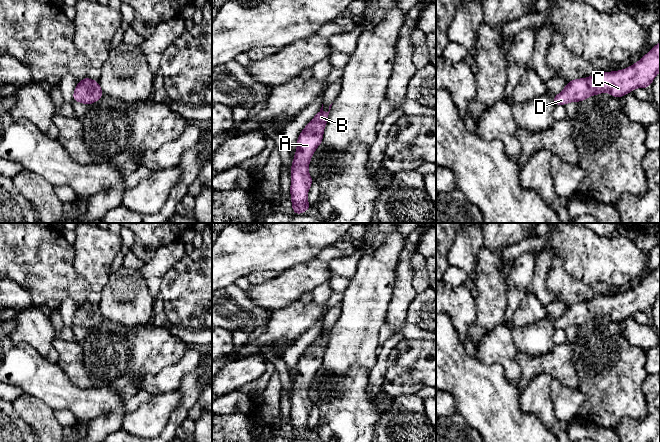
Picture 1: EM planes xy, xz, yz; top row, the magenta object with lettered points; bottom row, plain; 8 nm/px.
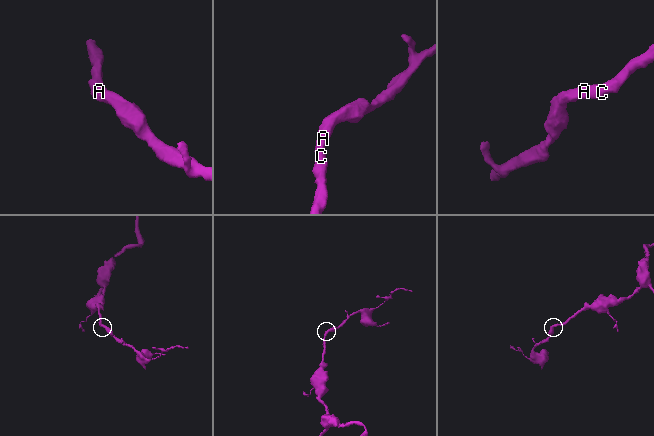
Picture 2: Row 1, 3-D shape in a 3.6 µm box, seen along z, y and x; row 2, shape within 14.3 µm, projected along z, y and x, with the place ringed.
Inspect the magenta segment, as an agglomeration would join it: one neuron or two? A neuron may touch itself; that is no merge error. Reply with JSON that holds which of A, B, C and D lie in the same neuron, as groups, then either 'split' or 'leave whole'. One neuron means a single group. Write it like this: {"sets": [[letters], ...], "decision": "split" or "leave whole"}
{"sets": [["A", "B", "C", "D"]], "decision": "leave whole"}

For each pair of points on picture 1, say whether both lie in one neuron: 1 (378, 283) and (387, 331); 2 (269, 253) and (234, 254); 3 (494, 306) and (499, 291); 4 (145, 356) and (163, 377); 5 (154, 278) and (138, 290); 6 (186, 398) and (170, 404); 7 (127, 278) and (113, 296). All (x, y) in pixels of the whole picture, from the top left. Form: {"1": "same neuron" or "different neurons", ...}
{"1": "different neurons", "2": "same neuron", "3": "same neuron", "4": "different neurons", "5": "different neurons", "6": "different neurons", "7": "same neuron"}

